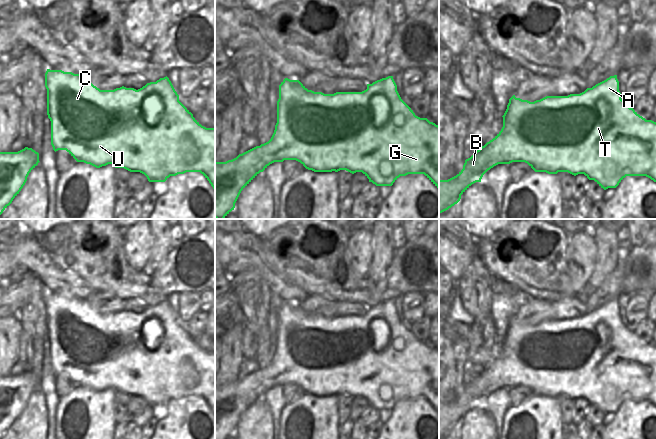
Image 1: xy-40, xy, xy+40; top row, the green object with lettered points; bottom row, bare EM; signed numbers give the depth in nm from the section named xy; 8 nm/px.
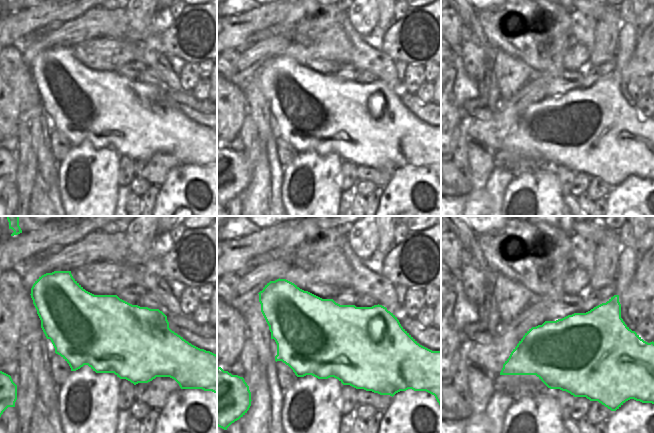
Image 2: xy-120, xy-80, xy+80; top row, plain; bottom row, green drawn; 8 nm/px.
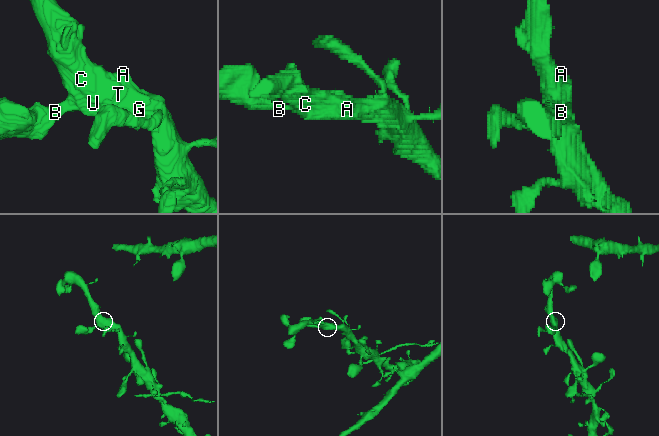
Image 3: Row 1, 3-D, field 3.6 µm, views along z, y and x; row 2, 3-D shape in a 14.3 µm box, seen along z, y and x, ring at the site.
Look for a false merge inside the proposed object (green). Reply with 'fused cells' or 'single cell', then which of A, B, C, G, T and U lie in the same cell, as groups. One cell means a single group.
single cell | A B C G T U

